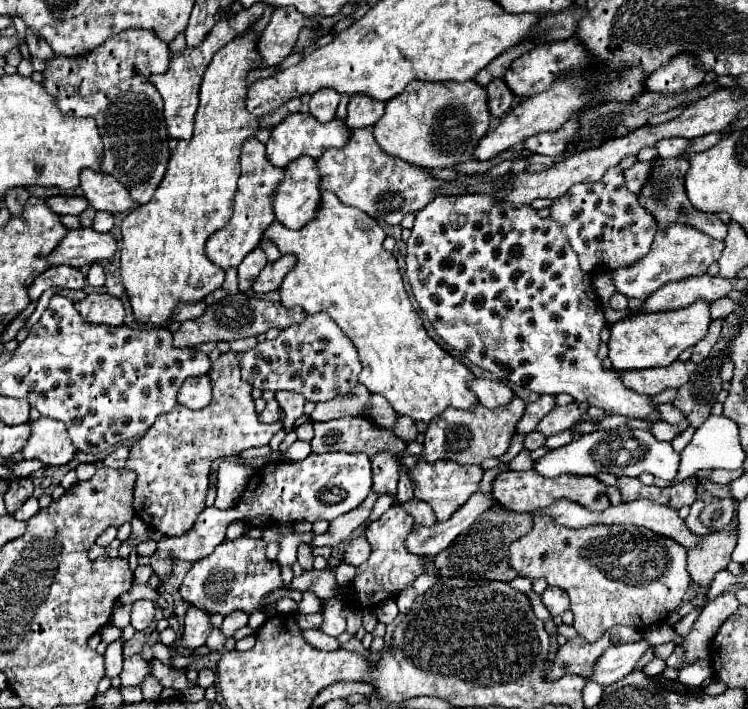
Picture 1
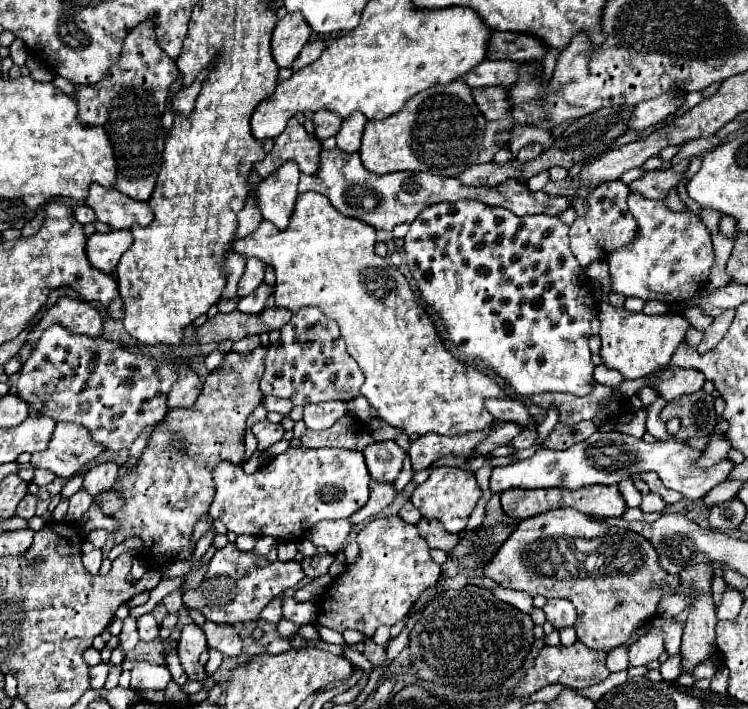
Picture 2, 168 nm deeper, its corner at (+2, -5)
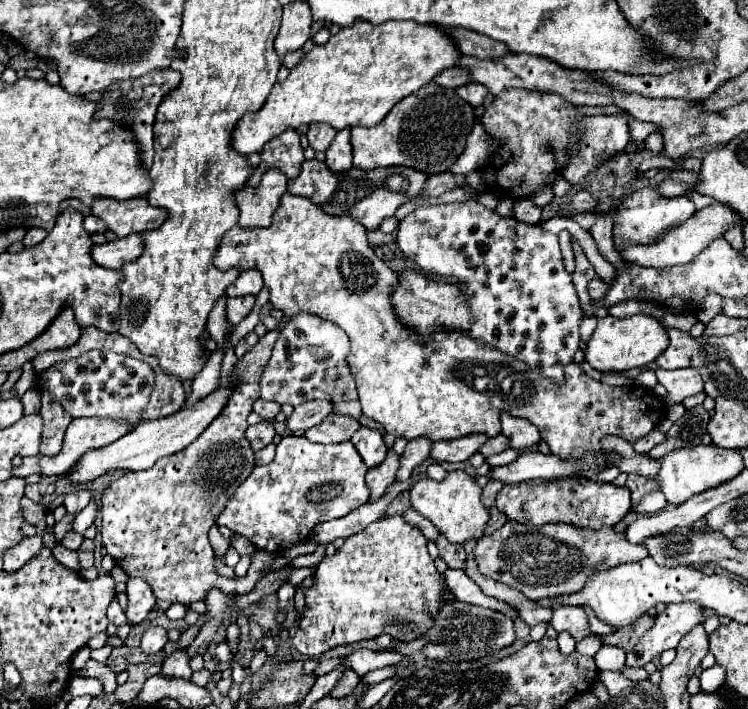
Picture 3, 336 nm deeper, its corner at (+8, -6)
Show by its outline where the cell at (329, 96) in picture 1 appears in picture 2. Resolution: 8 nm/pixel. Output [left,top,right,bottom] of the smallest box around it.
[313,111,341,141]

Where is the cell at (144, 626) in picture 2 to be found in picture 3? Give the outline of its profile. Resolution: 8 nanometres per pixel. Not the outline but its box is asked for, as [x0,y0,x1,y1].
[141,626,169,654]

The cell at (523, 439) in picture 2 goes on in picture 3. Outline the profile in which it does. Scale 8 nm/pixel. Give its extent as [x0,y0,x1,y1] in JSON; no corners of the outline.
[479,434,509,458]

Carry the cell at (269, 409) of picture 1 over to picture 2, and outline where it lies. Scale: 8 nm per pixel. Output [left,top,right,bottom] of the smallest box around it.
[251,421,285,451]

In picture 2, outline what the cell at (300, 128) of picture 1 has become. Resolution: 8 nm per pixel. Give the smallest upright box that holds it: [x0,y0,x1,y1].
[253,119,321,179]

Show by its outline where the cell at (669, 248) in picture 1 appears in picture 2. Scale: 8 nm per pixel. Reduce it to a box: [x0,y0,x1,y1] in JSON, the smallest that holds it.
[609,195,715,301]

